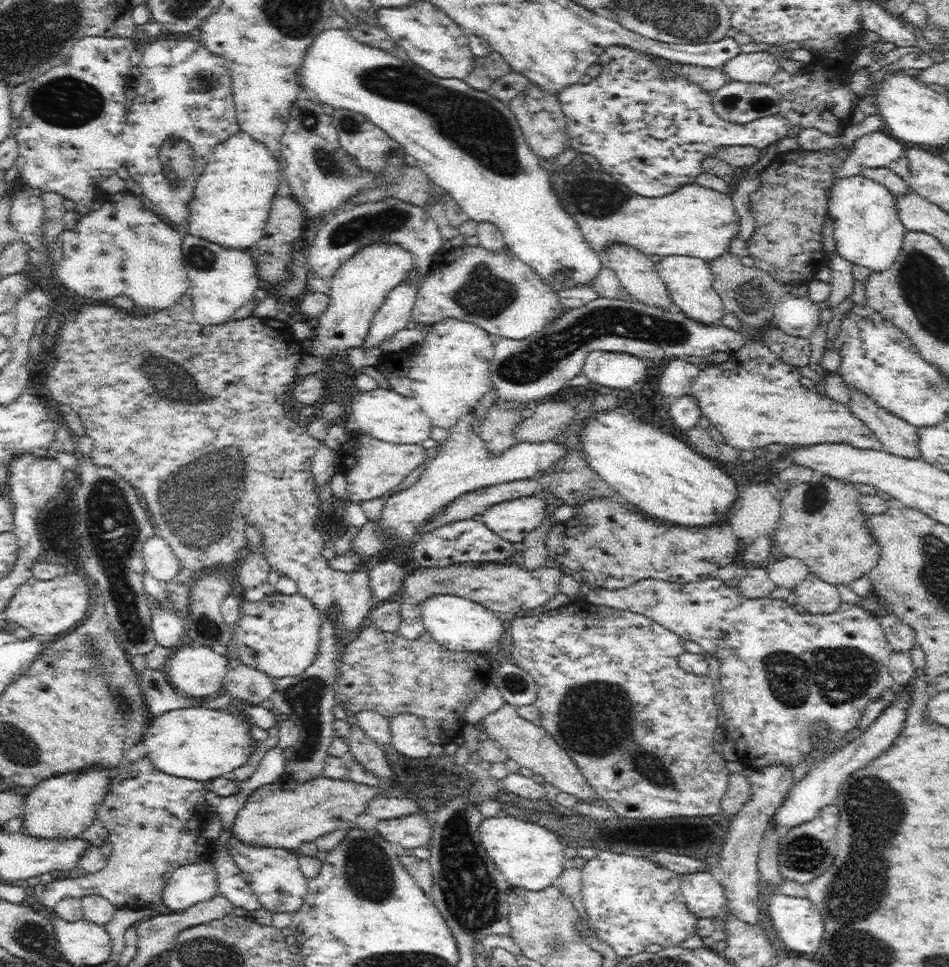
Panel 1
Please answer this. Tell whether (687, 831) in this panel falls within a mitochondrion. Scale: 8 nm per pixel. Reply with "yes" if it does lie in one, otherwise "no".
no

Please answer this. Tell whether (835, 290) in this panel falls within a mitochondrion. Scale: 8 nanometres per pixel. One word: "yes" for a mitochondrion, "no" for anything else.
no

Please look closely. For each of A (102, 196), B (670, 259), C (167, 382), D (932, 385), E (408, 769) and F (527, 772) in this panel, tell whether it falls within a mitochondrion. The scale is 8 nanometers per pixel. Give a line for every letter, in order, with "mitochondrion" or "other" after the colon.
A: other
B: other
C: mitochondrion
D: mitochondrion
E: other
F: other

